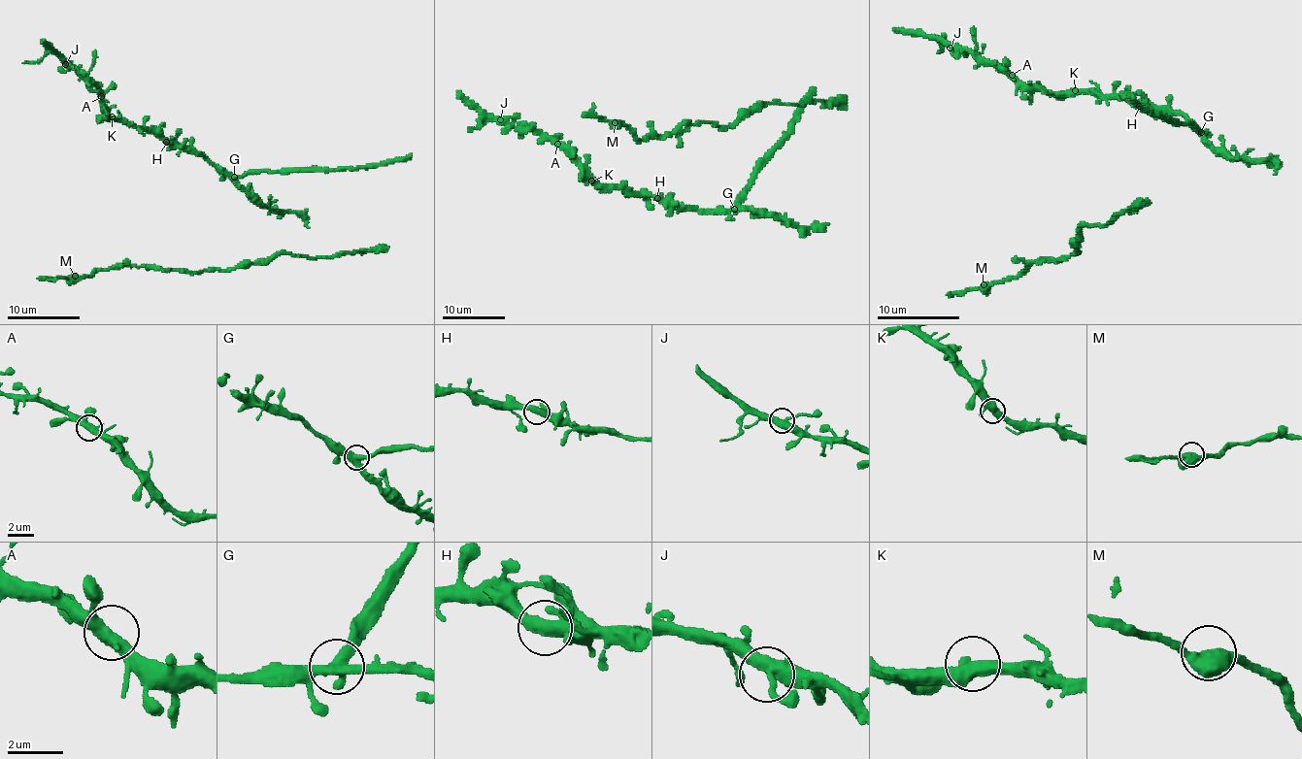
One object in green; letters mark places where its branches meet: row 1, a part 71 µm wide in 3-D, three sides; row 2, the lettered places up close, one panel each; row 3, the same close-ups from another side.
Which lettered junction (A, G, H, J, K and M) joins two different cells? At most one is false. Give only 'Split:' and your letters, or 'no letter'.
Split: G

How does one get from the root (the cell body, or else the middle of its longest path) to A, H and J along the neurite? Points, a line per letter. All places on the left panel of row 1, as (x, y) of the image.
A: (357, 168), (221, 174), (203, 156), (169, 146), (154, 133), (116, 120), (106, 113), (101, 96)
H: (357, 168), (246, 172), (233, 176), (221, 174), (203, 156), (169, 146), (166, 142)
J: (357, 168), (221, 174), (203, 156), (169, 146), (137, 126), (106, 117), (95, 85), (65, 64)

